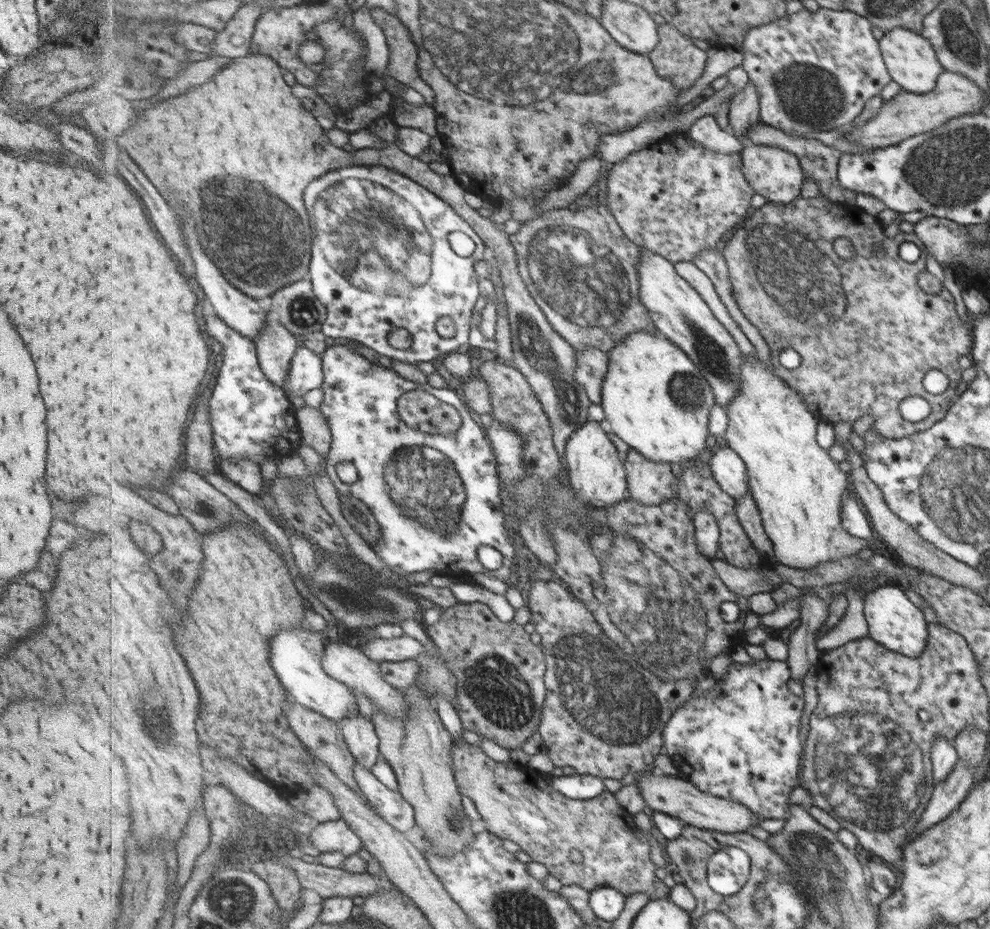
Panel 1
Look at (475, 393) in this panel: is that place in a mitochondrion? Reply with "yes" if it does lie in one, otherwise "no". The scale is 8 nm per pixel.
no

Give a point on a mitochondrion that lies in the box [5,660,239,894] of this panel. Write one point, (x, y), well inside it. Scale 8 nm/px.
(152, 700)

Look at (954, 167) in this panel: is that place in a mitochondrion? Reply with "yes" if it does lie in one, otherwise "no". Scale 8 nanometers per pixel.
yes

